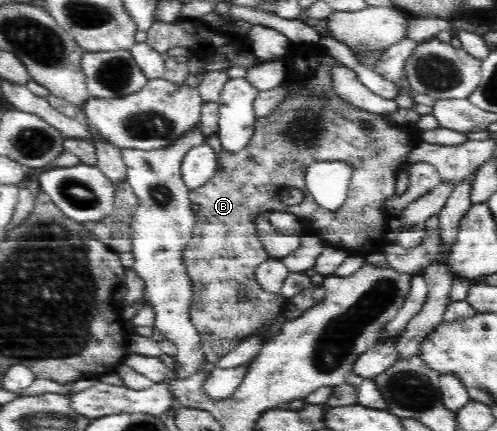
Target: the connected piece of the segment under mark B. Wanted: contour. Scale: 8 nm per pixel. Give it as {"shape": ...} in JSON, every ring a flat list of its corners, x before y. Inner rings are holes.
{"shape":[[292,43,286,59,290,65,286,80,292,82,291,93,268,116,255,120,253,136,246,148,235,152,221,152,216,174,204,186,190,191,192,204,198,205,190,242,182,250,182,261,186,263,187,274,193,287,190,321,199,333,205,358,214,364,232,352,245,338,258,335,265,341,268,328,279,322,285,308,286,299,280,293,270,294,262,290,255,278,256,267,269,259,255,227,259,213,294,213,329,246,346,250,351,254,351,258,360,259,372,253,382,253,388,244,384,235,384,224,389,214,383,208,384,202,395,194,397,173,400,167,407,163,410,150,414,150,421,140,420,136,417,136,416,127,388,121,383,115,368,112,341,99,332,89,332,68,340,66,341,63,317,44],[362,123,368,123,370,126,364,128],[325,160,346,161,354,169,347,199,335,211,322,208,310,196,305,185,307,166],[286,187,302,190,305,196,303,201,296,205,284,204,279,192,280,188],[240,292,246,295,244,300,238,296]]}

